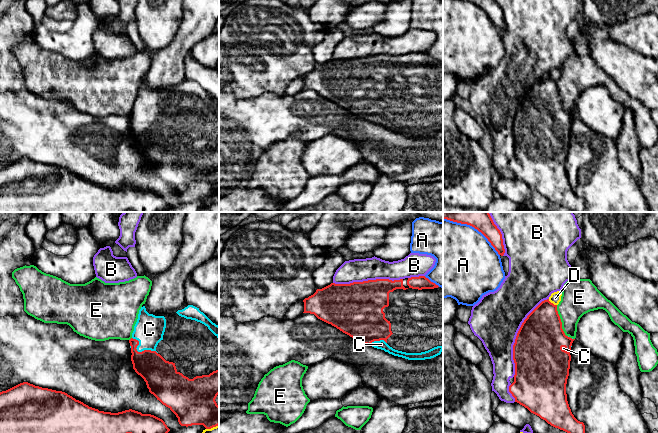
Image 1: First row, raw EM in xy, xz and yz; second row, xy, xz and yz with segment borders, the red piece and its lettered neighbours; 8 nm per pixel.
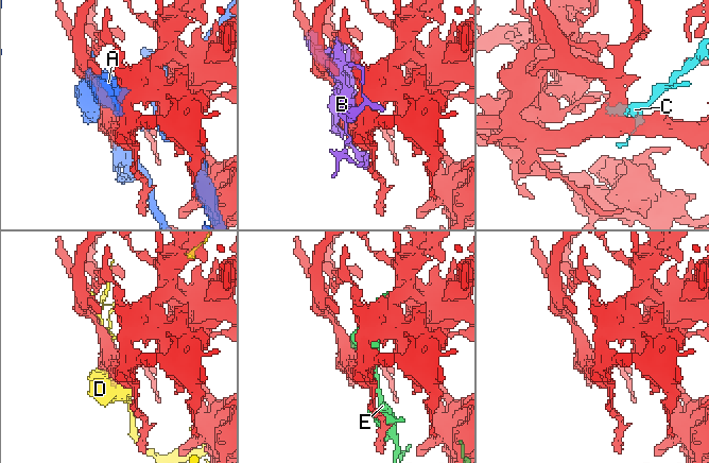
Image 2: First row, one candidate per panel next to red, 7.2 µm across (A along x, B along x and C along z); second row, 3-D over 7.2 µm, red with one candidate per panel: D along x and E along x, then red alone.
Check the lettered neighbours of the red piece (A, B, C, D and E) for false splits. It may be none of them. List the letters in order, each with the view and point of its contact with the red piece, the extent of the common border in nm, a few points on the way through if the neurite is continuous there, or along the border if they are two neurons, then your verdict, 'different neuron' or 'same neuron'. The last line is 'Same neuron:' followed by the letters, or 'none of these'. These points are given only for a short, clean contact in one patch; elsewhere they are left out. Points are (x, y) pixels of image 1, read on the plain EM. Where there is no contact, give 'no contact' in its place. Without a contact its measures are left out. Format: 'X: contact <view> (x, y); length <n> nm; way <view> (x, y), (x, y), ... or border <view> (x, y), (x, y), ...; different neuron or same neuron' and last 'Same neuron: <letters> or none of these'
A: contact yz (485, 12); length 380 nm; different neuron
B: contact yz (516, 112); length 700 nm; different neuron
C: contact xy (140, 128); length 240 nm; same neuron
D: contact yz (552, 79); length 90 nm; different neuron
E: contact yz (560, 97); length 280 nm; different neuron
Same neuron: C

